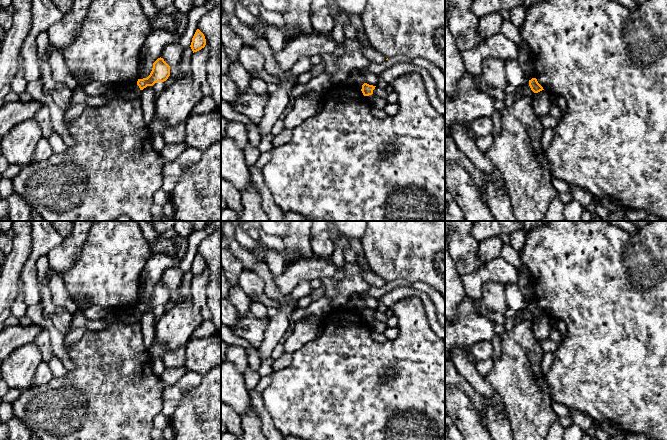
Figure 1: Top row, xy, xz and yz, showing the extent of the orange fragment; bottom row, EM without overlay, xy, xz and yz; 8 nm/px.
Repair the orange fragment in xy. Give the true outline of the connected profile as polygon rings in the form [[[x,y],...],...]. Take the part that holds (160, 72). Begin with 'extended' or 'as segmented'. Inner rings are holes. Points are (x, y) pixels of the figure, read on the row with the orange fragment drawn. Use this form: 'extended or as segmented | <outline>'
as segmented | [[[160,57],[153,63],[150,75],[147,78],[138,79],[137,85],[140,90],[143,90],[147,86],[153,86],[157,82],[166,81],[169,76],[170,66]]]

